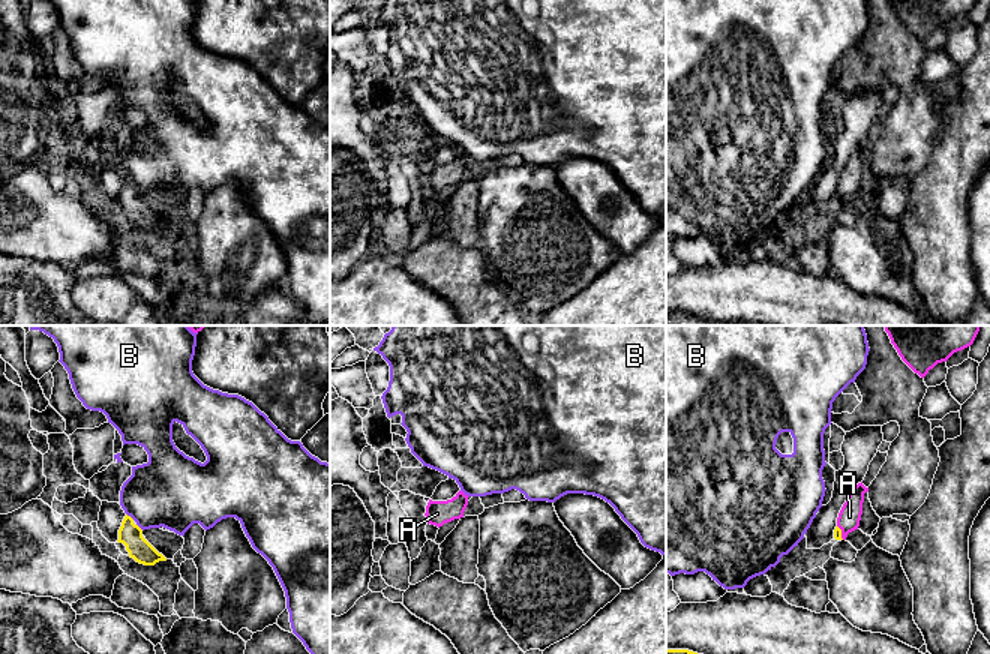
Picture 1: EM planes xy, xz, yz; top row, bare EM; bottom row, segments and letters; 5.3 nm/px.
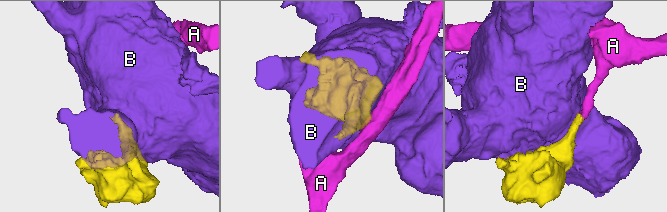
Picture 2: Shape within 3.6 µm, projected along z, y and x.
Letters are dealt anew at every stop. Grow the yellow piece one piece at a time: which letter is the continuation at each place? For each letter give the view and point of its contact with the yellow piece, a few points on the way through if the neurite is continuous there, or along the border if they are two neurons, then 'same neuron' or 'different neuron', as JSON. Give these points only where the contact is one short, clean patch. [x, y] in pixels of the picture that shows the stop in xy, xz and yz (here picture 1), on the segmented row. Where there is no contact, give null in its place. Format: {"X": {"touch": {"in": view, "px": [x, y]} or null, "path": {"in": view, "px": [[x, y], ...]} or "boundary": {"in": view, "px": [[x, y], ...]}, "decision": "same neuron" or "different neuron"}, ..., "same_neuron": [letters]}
{"A": {"touch": {"in": "yz", "px": [840, 533]}, "path": {"in": "yz", "px": [[837, 533], [840, 533], [849, 516]]}, "decision": "same neuron"}, "B": {"touch": {"in": "xy", "px": [129, 516]}, "decision": "different neuron"}, "same_neuron": ["A"]}

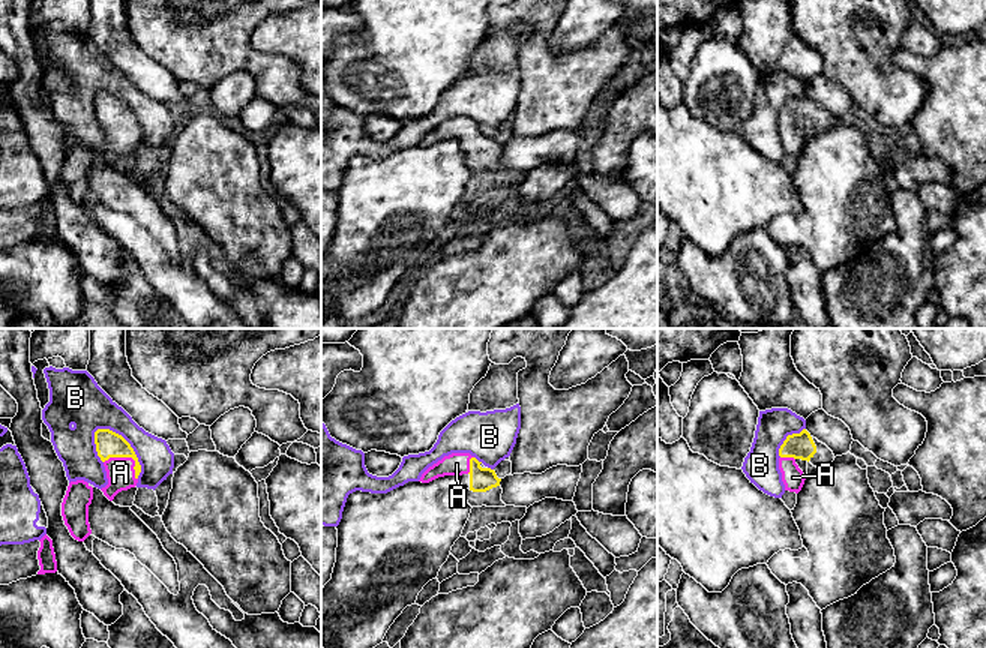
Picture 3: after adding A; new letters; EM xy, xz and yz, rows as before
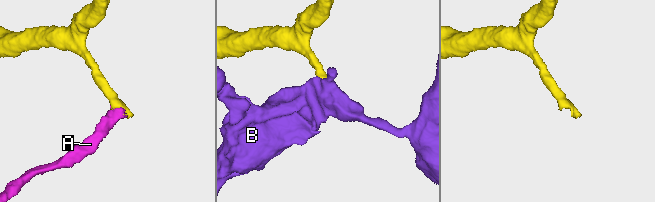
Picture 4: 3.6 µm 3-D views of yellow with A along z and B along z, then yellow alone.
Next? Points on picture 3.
{"A": {"touch": {"in": "xy", "px": [128, 456]}, "path": {"in": "xy", "px": [[108, 444], [120, 456], [128, 456], [122, 462], [120, 473]]}, "decision": "same neuron"}, "B": {"touch": {"in": "xy", "px": [129, 446]}, "decision": "different neuron"}, "same_neuron": ["A"]}

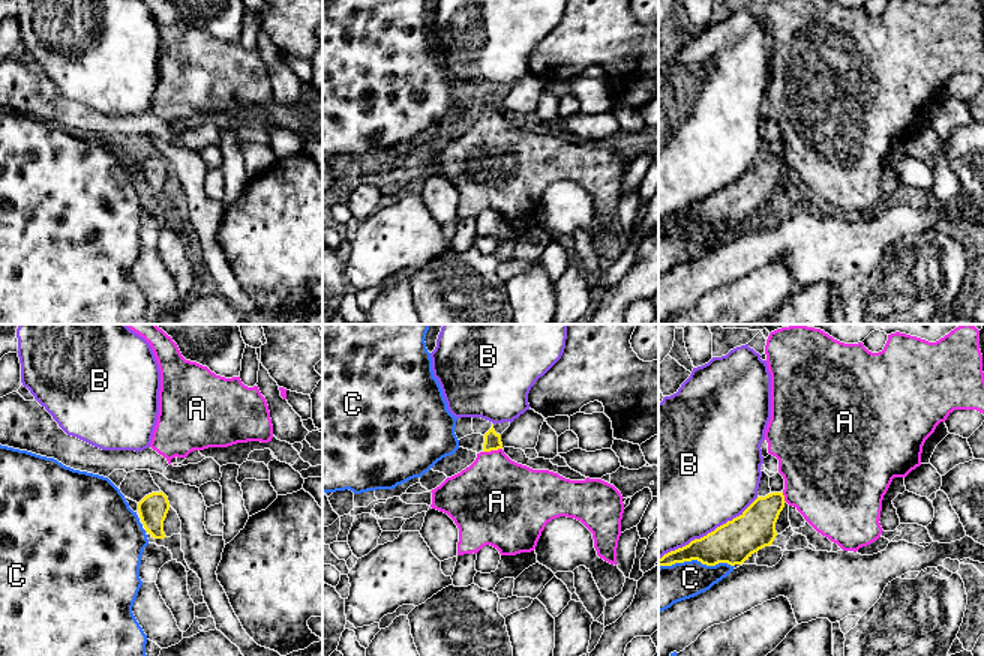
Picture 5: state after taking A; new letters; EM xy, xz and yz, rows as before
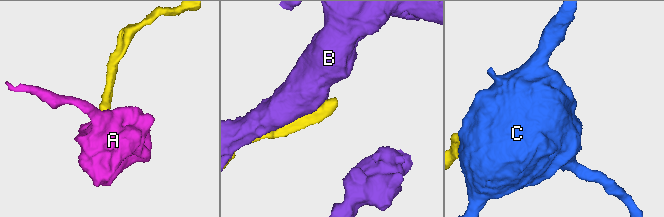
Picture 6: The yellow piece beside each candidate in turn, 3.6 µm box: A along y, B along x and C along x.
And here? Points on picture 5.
{"A": {"touch": {"in": "xz", "px": [492, 449]}, "path": {"in": "xz", "px": [[492, 442], [492, 449], [495, 496]]}, "decision": "same neuron"}, "B": {"touch": {"in": "yz", "px": [708, 533]}, "decision": "different neuron"}, "C": {"touch": {"in": "yz", "px": [696, 559]}, "decision": "different neuron"}, "same_neuron": ["A"]}

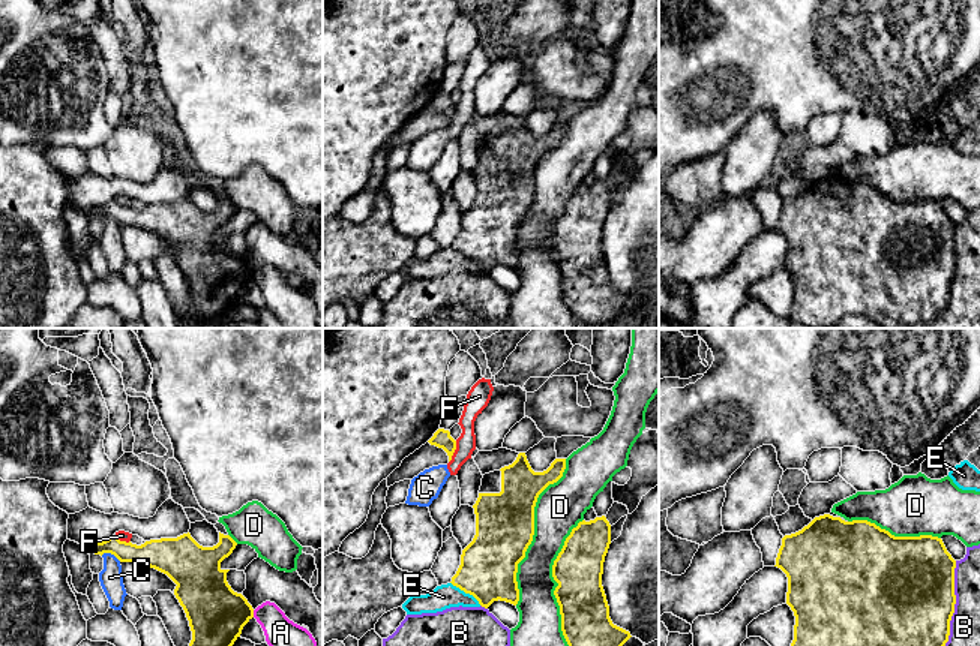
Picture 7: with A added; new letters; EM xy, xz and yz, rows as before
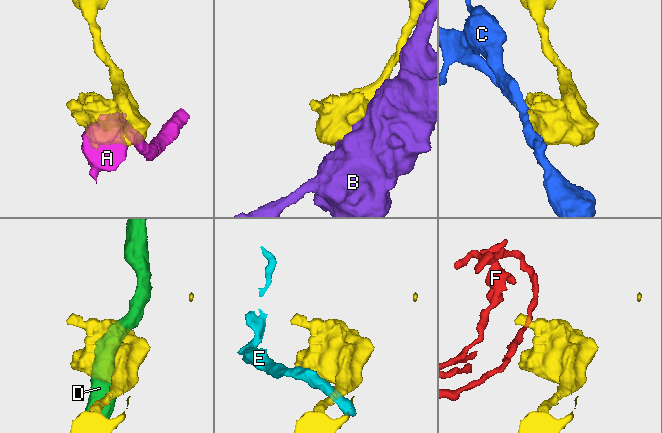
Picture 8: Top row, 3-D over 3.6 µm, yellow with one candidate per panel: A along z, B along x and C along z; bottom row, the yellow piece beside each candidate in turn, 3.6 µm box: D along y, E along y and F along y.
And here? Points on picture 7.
{"A": {"touch": {"in": "xy", "px": [252, 613]}, "decision": "different neuron"}, "B": {"touch": {"in": "yz", "px": [955, 603]}, "decision": "different neuron"}, "C": {"touch": {"in": "xy", "px": [111, 553]}, "decision": "different neuron"}, "D": {"touch": {"in": "xz", "px": [533, 531]}, "decision": "different neuron"}, "E": {"touch": {"in": "xz", "px": [465, 592]}, "decision": "different neuron"}, "F": {"touch": {"in": "xz", "px": [453, 451]}, "boundary": {"in": "xz", "px": [[456, 441], [456, 448], [449, 462]]}, "decision": "different neuron"}, "same_neuron": []}

